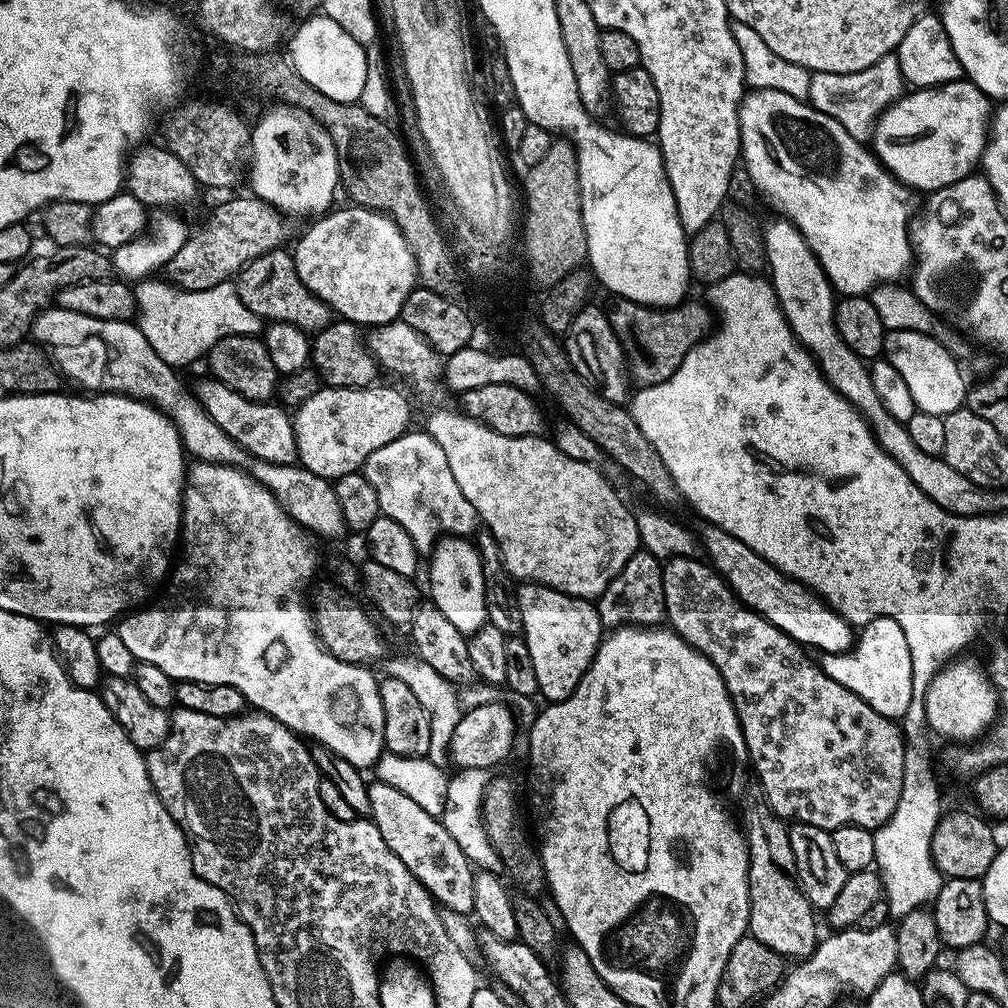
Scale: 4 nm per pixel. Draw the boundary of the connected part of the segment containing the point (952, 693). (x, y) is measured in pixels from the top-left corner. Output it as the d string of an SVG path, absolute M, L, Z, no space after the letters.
M958 656L946 662L933 676L926 692L926 718L929 729L957 743L979 739L995 723L999 715L996 688L987 671L967 656Z

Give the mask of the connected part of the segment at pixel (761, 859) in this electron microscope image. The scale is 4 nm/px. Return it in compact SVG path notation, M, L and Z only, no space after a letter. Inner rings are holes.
M750 802L750 816L742 816L742 831L748 844L748 932L754 938L758 938L762 946L770 946L770 950L774 950L778 955L785 958L793 956L793 961L799 962L811 956L816 949L817 913L811 902L804 897L804 892L795 877L796 863L794 850L790 850L788 829L789 825L779 816L772 815L772 809L763 802Z

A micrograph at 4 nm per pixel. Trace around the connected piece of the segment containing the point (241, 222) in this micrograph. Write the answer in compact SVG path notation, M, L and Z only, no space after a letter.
M236 196L233 200L224 200L208 216L208 221L200 229L189 235L185 245L178 254L170 258L168 264L162 268L163 275L167 282L175 284L182 290L200 291L208 290L219 283L226 283L233 278L239 277L249 267L249 264L266 255L267 252L276 249L283 249L293 239L292 228L288 220L276 208L271 208L264 200L256 196Z

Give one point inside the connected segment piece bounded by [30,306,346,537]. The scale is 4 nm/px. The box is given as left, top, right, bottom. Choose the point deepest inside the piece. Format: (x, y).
(107, 356)

